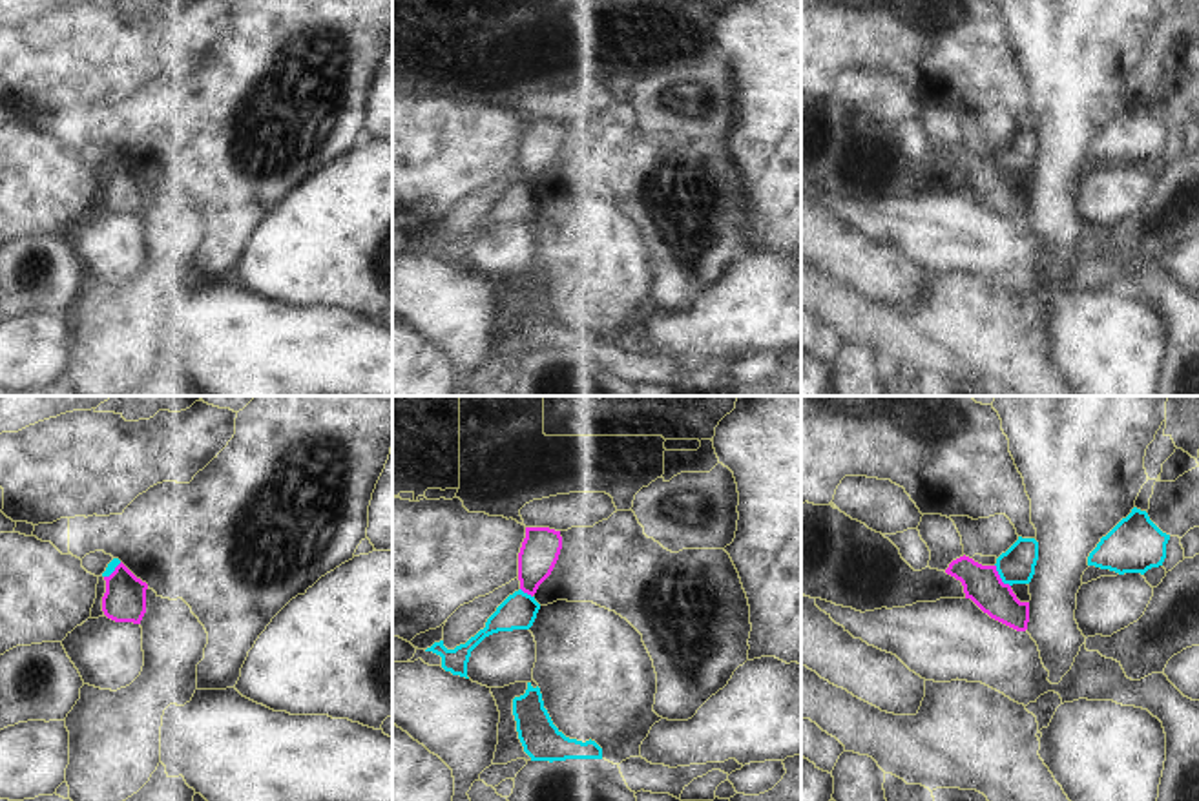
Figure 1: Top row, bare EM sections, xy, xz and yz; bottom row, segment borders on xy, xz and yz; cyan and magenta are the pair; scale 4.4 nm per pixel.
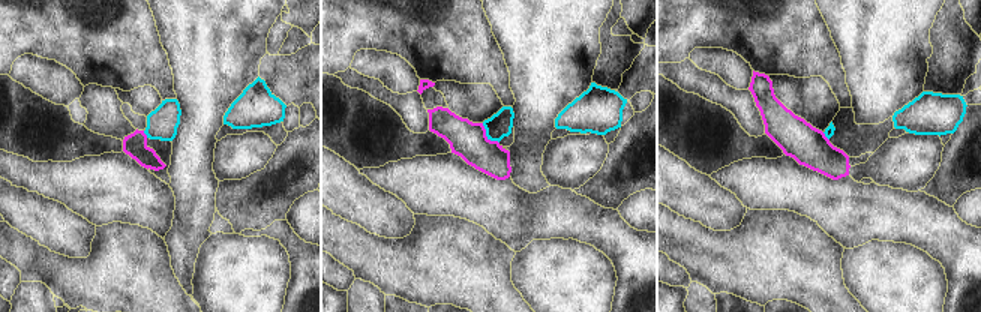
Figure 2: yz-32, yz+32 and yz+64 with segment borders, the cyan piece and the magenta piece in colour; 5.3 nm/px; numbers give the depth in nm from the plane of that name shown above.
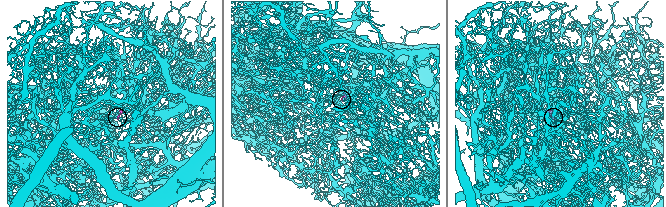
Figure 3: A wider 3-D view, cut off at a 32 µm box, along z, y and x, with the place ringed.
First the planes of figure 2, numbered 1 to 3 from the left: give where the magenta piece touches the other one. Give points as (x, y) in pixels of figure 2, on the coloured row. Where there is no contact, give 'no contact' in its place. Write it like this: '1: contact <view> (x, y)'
1: contact yz-32 (144, 132)
2: contact yz+32 (486, 135)
3: contact yz+64 (825, 135)

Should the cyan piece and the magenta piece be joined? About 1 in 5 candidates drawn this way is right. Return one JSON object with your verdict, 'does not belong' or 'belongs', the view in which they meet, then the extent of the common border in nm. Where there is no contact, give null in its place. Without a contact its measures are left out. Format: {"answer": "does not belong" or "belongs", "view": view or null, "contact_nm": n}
{"answer": "does not belong", "view": "yz", "contact_nm": 120}

